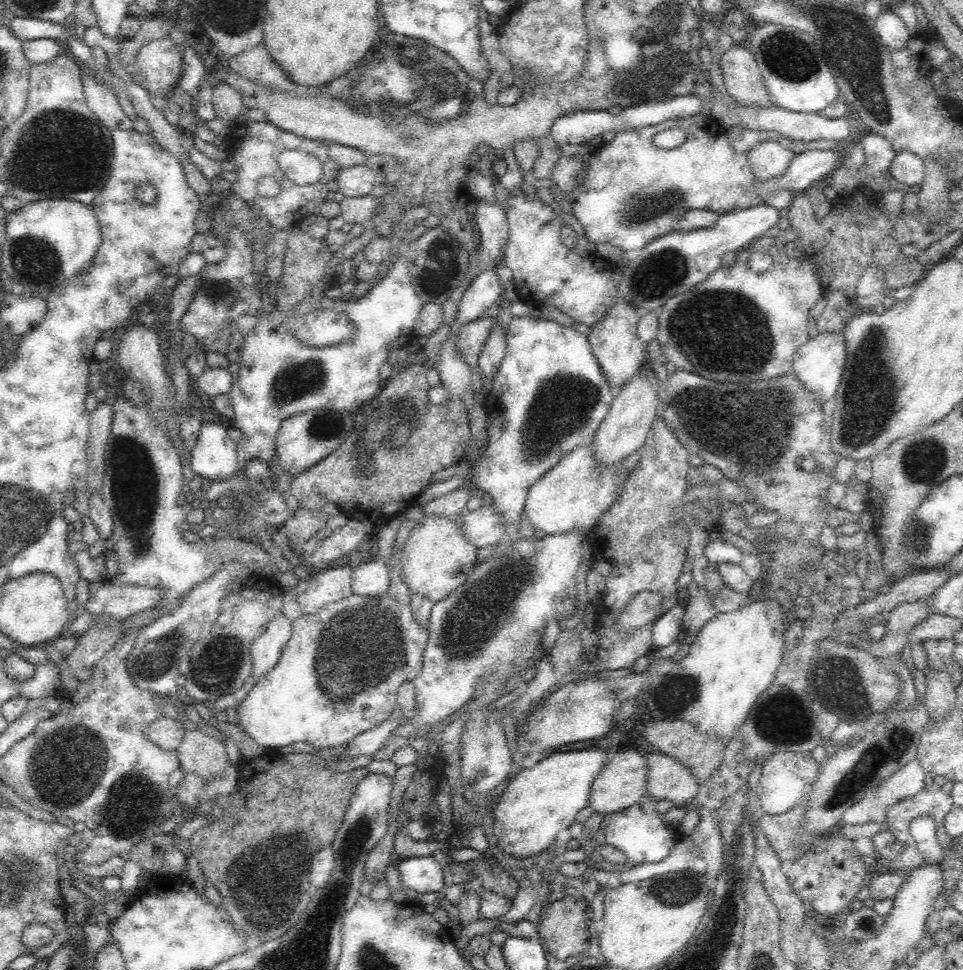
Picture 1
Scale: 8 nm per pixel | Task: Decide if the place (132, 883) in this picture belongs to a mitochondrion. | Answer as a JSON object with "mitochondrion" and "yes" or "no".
{"mitochondrion":"no"}

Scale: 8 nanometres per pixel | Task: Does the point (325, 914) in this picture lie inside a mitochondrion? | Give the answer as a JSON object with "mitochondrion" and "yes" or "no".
{"mitochondrion":"yes"}

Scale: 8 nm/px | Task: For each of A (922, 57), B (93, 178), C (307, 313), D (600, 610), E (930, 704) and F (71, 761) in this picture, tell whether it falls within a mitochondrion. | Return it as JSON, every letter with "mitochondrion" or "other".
{"A":"other","B":"mitochondrion","C":"other","D":"other","E":"other","F":"mitochondrion"}

